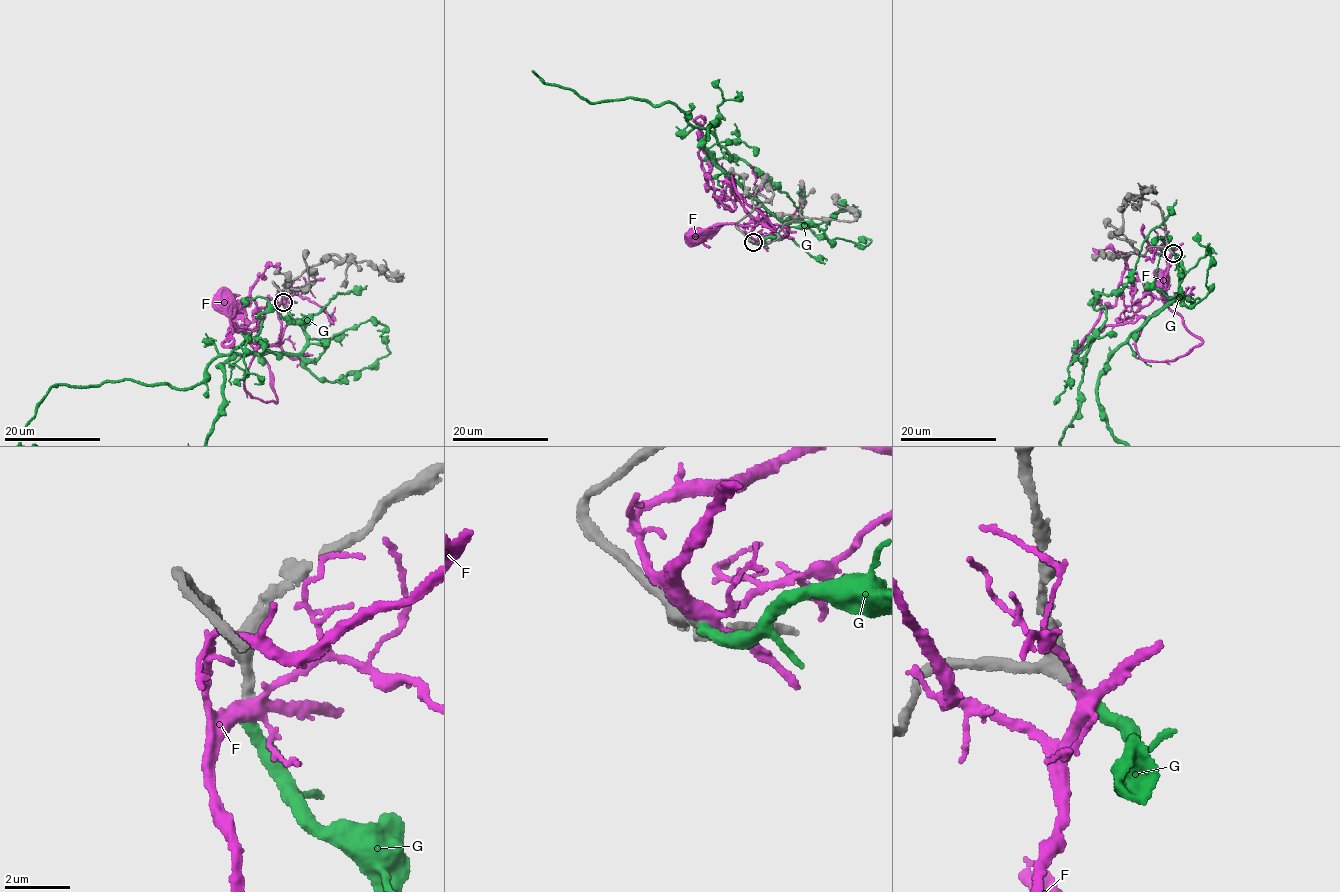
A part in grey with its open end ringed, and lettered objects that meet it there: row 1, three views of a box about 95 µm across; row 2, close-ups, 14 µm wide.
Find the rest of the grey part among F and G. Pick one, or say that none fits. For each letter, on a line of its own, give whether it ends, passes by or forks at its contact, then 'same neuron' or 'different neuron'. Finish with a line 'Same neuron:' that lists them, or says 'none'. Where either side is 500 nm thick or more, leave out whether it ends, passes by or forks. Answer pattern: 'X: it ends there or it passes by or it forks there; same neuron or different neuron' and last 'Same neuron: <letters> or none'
F: it forks there; different neuron
G: it ends there; same neuron
Same neuron: G

